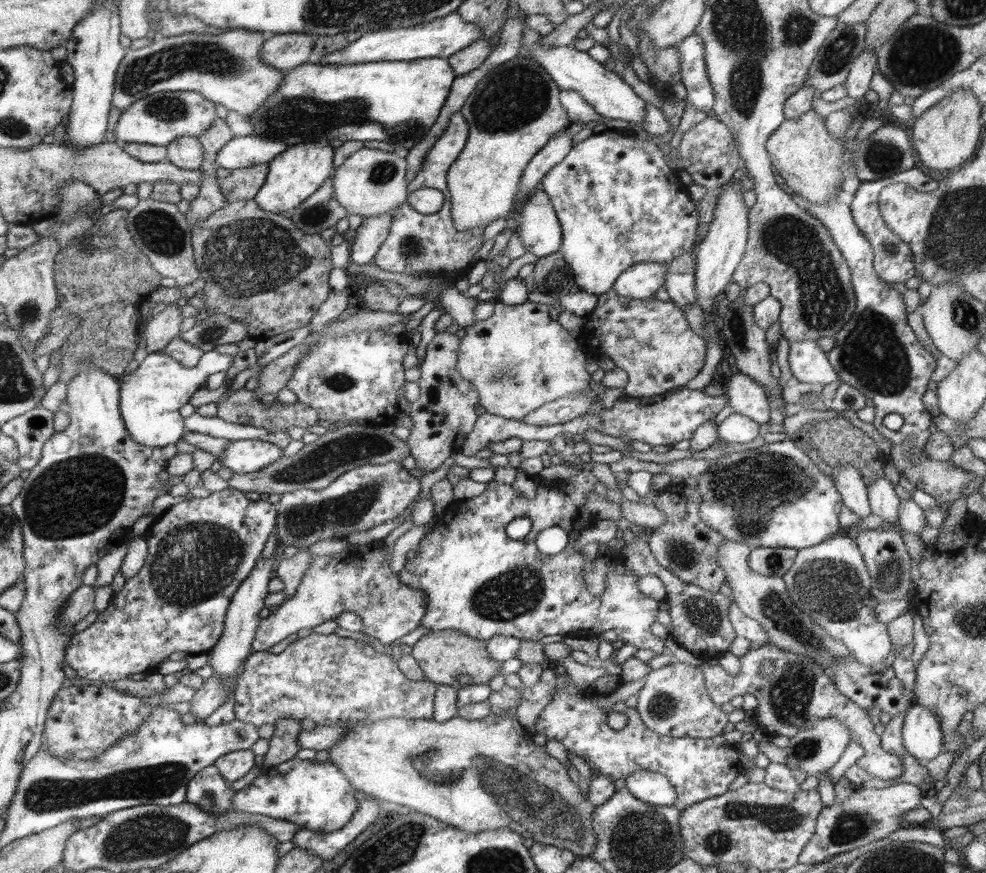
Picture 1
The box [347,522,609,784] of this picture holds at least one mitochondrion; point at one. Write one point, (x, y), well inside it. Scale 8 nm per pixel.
(513, 594)

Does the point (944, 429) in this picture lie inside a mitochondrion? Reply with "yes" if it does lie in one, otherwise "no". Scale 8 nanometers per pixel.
no

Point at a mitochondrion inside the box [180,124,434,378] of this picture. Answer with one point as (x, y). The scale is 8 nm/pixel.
(242, 258)

